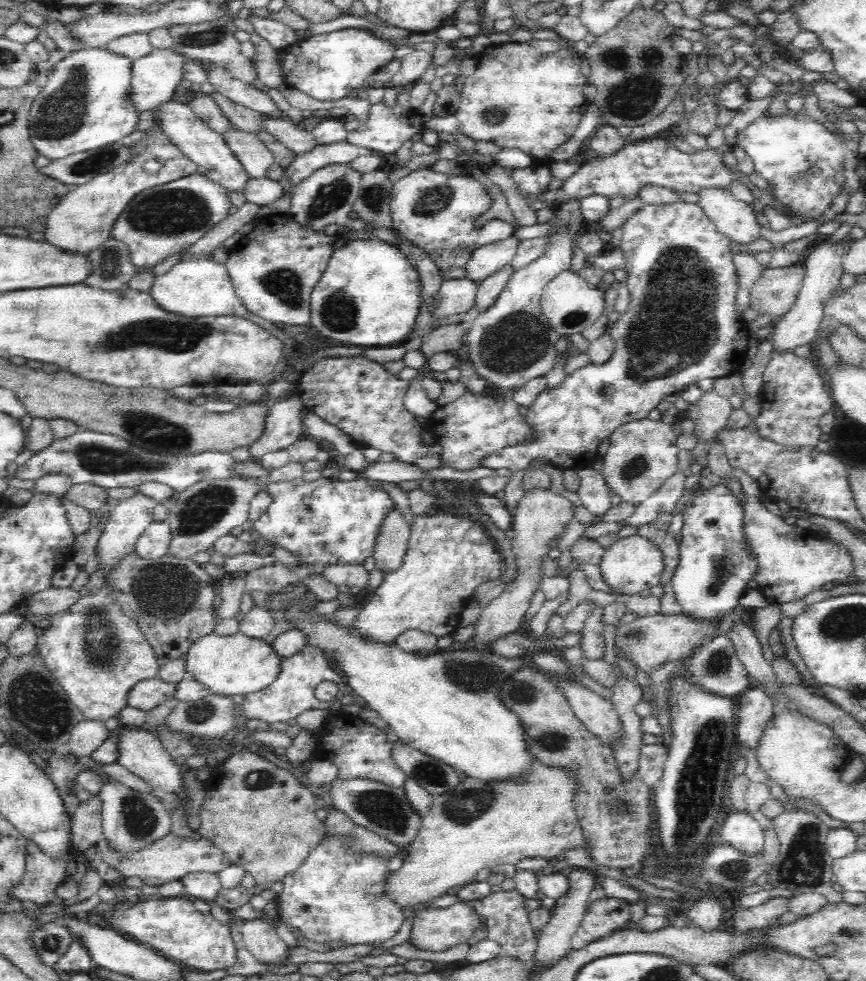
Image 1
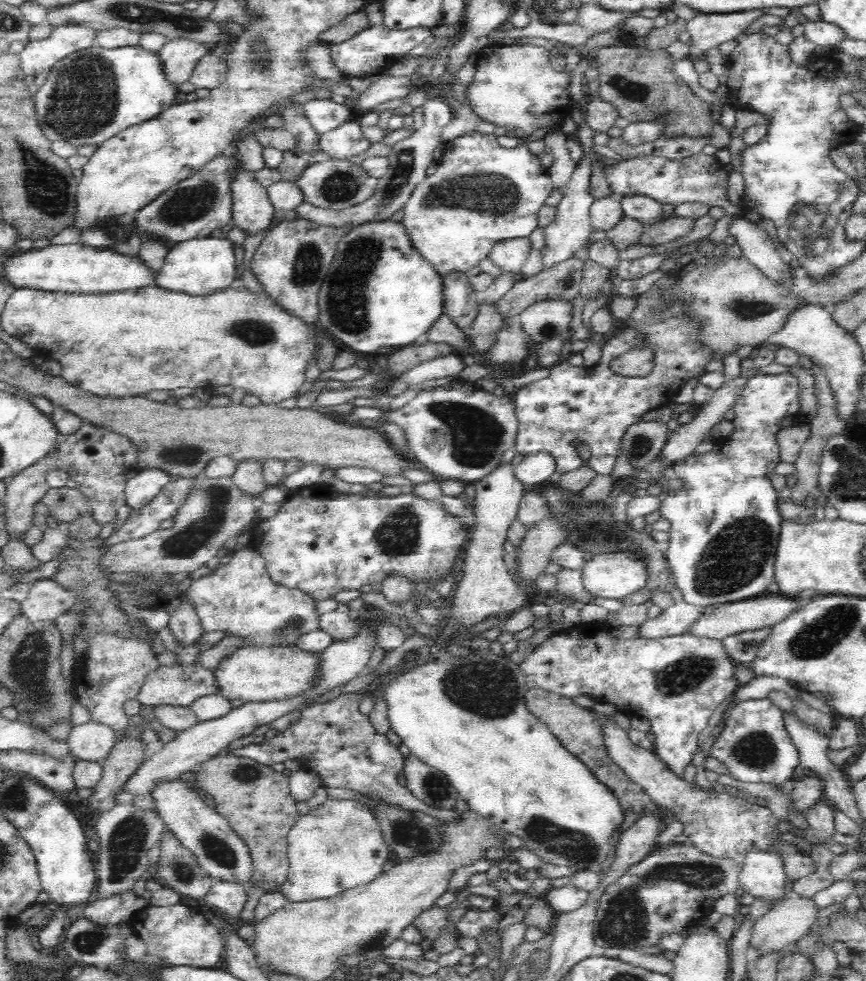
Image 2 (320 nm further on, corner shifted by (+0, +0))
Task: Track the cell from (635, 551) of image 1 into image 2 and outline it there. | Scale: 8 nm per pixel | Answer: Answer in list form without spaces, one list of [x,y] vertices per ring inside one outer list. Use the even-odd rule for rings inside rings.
[[[628,552],[600,553],[584,563],[581,578],[593,597],[622,601],[645,588],[644,557]]]

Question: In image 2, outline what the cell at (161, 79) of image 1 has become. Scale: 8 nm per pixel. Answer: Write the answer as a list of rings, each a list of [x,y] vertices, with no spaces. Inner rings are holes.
[[[182,37],[169,39],[157,53],[161,58],[166,78],[187,88],[195,66],[210,51],[211,48],[203,42]]]

